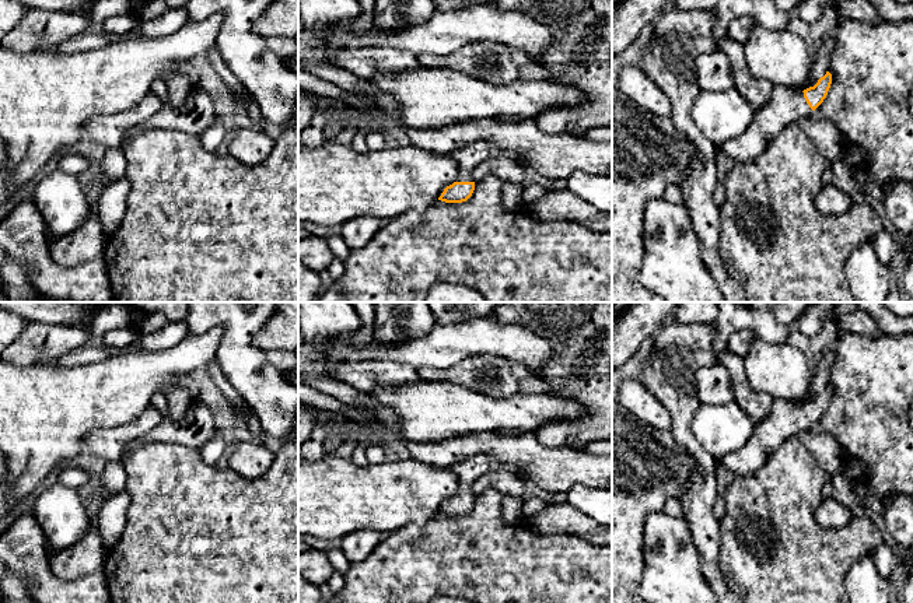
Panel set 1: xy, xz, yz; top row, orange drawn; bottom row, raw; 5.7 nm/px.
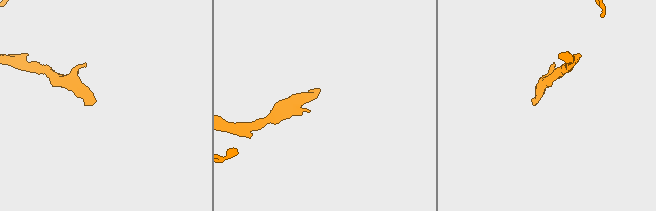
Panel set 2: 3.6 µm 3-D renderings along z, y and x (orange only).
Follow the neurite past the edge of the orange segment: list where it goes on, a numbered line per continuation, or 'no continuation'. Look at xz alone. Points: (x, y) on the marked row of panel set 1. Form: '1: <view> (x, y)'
1: xz (469, 157)

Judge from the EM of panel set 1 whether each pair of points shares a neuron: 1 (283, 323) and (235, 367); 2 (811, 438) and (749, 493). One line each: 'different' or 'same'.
1: different
2: different

